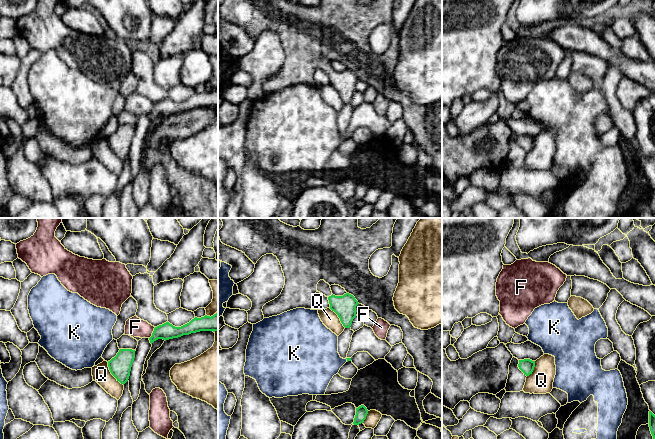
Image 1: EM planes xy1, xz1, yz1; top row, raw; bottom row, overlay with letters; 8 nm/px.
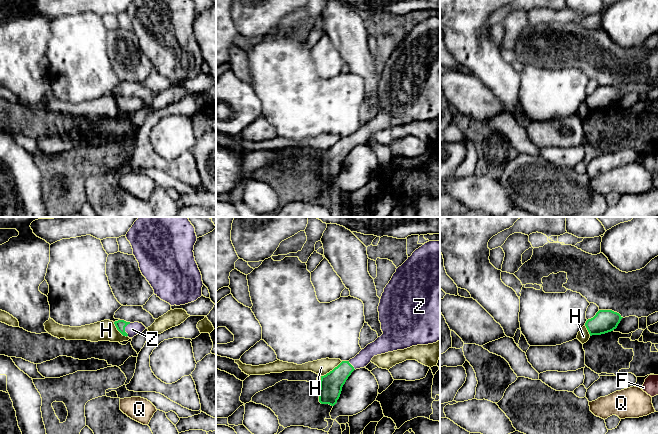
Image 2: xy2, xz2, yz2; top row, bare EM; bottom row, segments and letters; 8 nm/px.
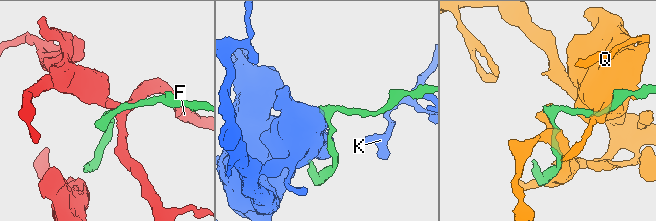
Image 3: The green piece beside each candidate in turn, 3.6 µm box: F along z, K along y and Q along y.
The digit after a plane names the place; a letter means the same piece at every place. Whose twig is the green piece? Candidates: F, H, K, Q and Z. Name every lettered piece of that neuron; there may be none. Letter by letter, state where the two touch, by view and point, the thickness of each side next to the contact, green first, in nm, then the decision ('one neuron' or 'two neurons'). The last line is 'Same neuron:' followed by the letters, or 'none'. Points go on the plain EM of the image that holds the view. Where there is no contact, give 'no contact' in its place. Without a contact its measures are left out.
F: xy1 (152, 109) | 140/160 nm | two neurons
H: xz2 (332, 146) | 180/130 nm | two neurons
K: xz1 (347, 136) | 30/380 nm | two neurons
Q: xy1 (112, 150) | 180/150 nm | two neurons
Z: xy2 (124, 105) | 80/110 nm | one neuron
Same neuron: Z

